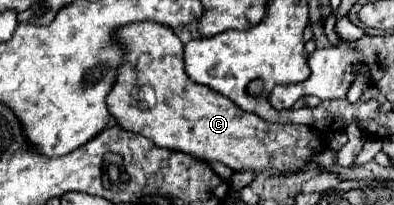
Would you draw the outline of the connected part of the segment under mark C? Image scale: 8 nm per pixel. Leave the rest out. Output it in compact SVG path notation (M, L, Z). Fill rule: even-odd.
M131 23L125 25L123 29L117 31L117 39L125 45L125 65L121 65L117 73L117 83L107 95L107 105L109 113L117 119L117 123L133 133L141 133L143 137L151 139L157 147L171 149L171 151L183 151L189 153L201 161L219 161L233 171L273 171L275 175L287 175L287 173L299 173L303 171L305 165L309 165L315 155L323 153L327 149L327 139L323 133L307 127L307 125L279 125L279 123L269 123L255 113L245 113L243 109L235 107L227 97L221 93L203 87L185 73L183 65L183 43L179 37L173 33L173 29L159 25L159 23ZM143 85L149 85L155 93L155 103L153 107L143 107L139 105L141 101L137 99L137 93Z

